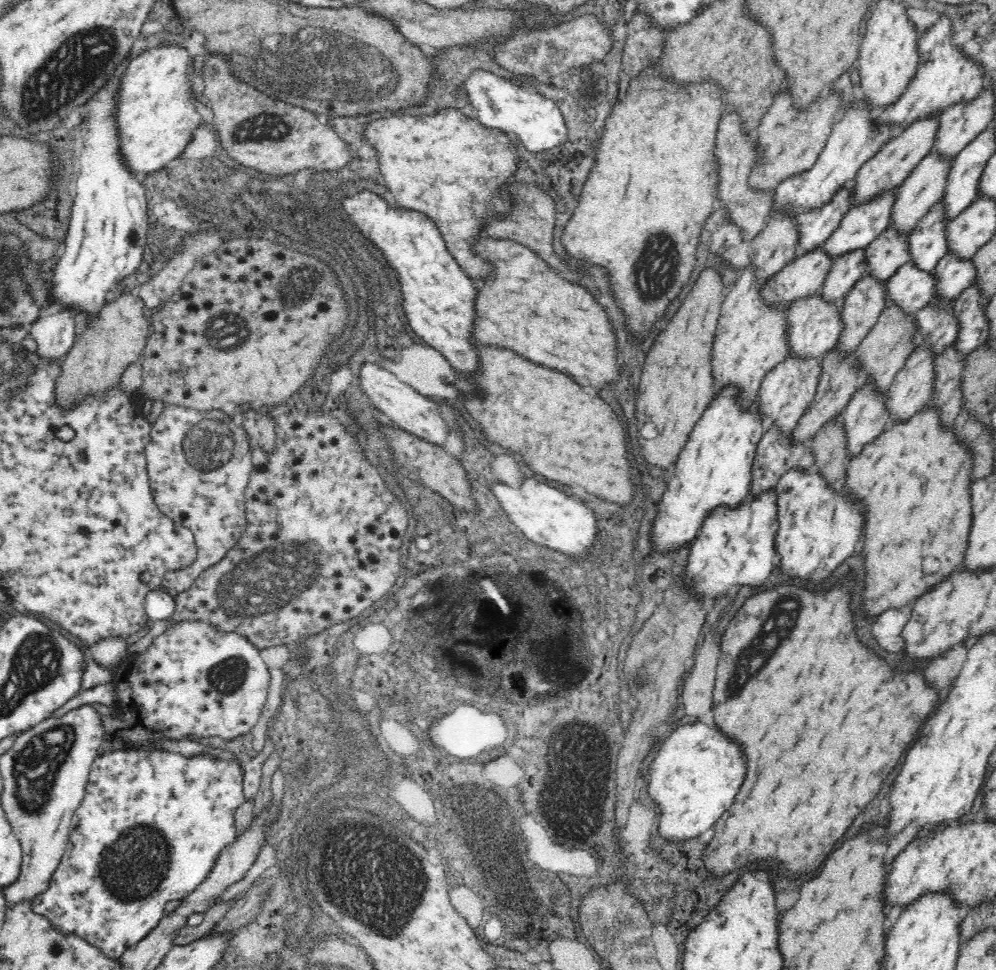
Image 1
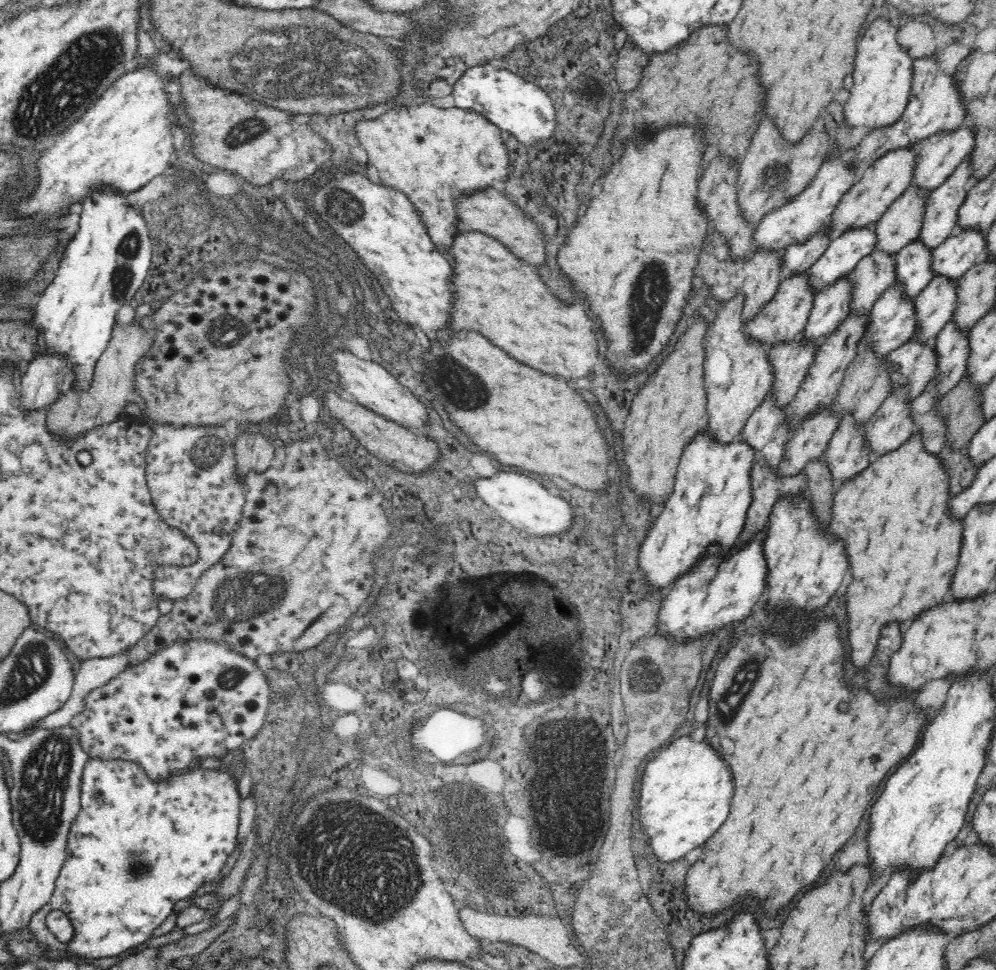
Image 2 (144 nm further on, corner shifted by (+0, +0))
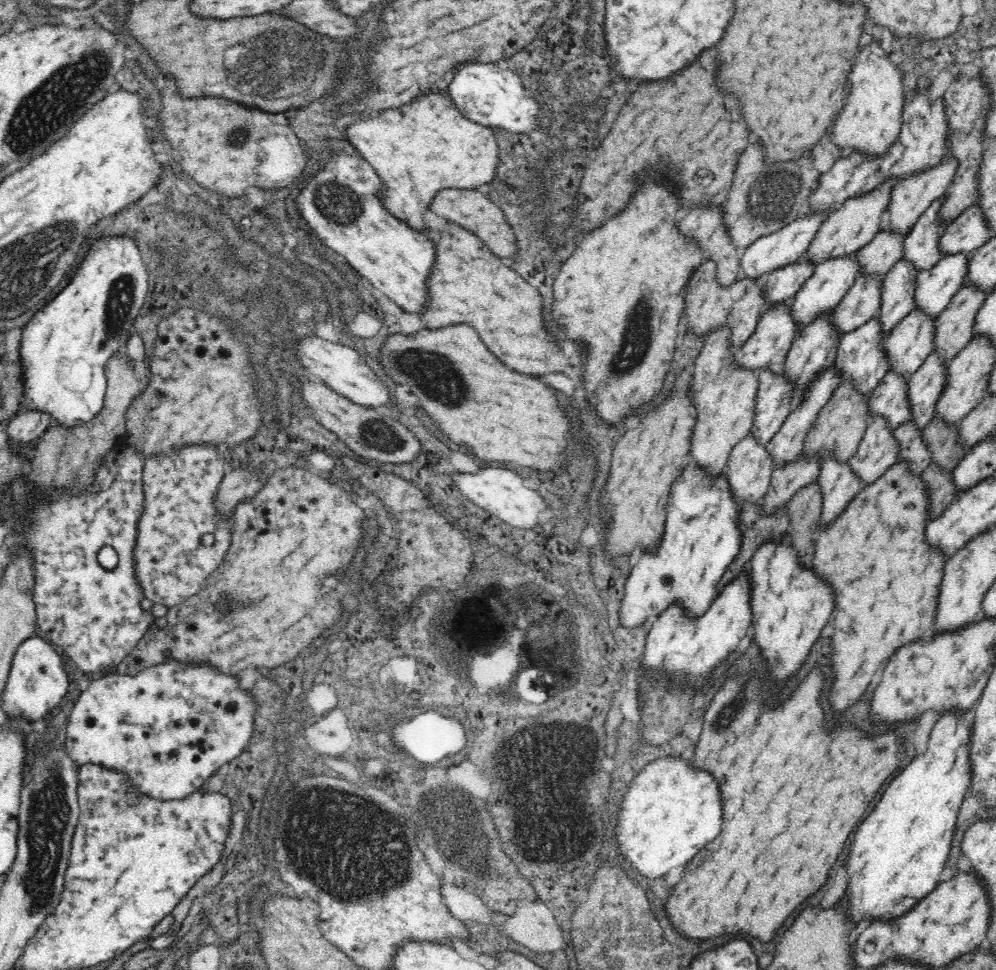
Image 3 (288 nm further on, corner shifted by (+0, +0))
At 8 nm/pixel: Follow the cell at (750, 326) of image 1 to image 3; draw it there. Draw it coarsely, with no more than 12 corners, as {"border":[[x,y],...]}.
{"border":[[732,324],[704,338],[692,374],[690,458],[722,472],[752,428],[760,378]]}

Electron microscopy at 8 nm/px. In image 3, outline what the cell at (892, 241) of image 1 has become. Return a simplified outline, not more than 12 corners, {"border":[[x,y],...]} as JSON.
{"border":[[860,272],[834,310],[842,336],[880,314],[884,280]]}

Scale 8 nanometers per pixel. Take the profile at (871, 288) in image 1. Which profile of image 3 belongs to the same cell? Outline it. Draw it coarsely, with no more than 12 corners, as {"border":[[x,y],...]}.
{"border":[[836,362],[816,372],[766,448],[776,466],[804,450],[818,414],[844,378]]}

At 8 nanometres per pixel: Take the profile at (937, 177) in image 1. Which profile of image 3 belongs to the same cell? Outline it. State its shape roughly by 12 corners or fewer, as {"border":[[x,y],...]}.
{"border":[[880,230],[860,248],[860,268],[884,278],[904,258],[908,232]]}

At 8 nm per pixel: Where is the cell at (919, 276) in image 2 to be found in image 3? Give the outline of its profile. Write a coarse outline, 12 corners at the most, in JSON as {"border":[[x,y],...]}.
{"border":[[900,258],[884,274],[880,324],[890,334],[916,304],[918,270]]}

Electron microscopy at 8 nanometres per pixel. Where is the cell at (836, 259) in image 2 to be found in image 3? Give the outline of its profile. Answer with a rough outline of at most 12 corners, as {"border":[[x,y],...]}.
{"border":[[858,252],[818,262],[792,312],[808,326],[836,310],[862,272]]}

